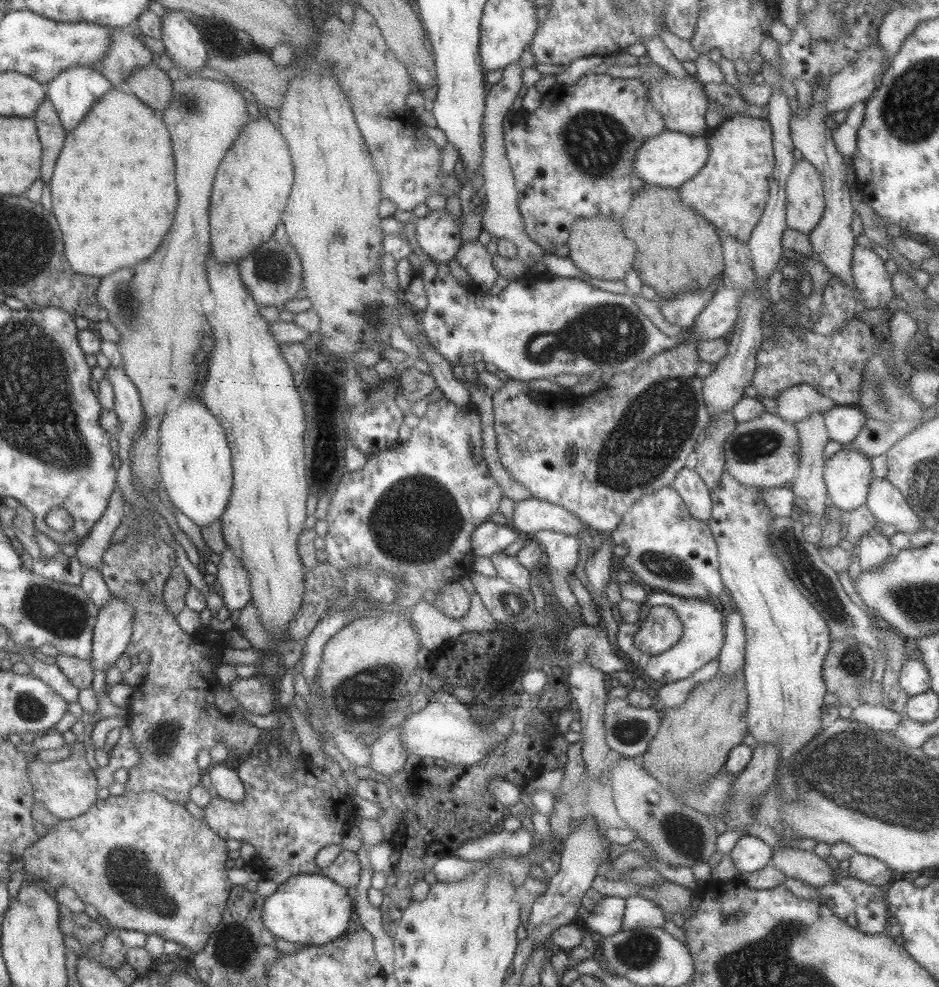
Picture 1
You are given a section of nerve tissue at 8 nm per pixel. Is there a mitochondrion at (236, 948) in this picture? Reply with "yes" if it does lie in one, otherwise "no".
yes

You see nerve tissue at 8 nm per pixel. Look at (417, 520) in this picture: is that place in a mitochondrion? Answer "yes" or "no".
yes

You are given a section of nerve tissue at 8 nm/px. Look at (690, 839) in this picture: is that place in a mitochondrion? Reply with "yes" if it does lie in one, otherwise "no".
yes

